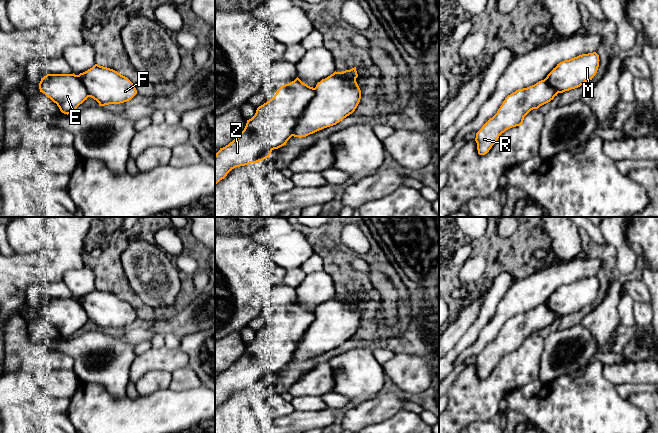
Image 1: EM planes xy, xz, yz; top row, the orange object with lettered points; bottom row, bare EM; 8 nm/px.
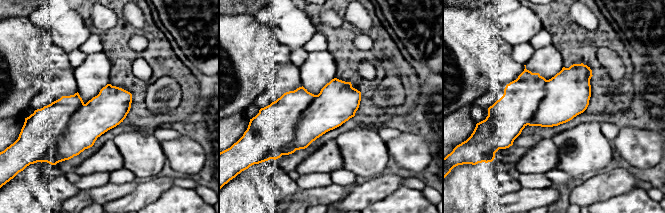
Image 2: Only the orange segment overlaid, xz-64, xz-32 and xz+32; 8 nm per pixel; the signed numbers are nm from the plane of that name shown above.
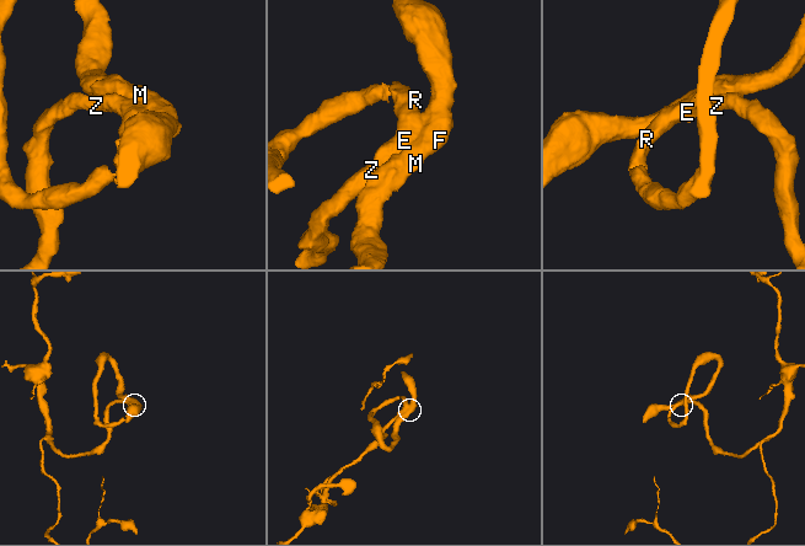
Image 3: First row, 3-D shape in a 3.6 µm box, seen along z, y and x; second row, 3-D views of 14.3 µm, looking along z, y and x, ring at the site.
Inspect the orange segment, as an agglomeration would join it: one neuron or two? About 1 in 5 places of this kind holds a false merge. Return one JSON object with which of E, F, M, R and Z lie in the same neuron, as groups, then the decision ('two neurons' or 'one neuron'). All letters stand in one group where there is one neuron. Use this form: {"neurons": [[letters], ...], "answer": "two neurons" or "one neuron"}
{"neurons": [["E", "F", "M", "R", "Z"]], "answer": "one neuron"}

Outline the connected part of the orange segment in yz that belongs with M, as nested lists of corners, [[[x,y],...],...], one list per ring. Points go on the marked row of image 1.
[[[596,52],[564,60],[544,80],[508,95],[497,113],[476,133],[478,154],[487,154],[502,133],[522,125],[524,117],[531,110],[550,102],[558,93],[578,88],[592,80],[599,61]]]

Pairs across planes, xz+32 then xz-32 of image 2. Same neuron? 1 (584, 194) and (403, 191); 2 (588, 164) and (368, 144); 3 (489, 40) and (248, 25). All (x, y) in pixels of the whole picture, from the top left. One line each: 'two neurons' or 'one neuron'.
1: two neurons
2: one neuron
3: one neuron

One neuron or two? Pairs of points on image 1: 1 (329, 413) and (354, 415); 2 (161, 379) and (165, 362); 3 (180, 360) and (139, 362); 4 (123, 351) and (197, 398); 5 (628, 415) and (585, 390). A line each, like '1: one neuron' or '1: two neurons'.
1: two neurons
2: two neurons
3: one neuron
4: two neurons
5: one neuron

